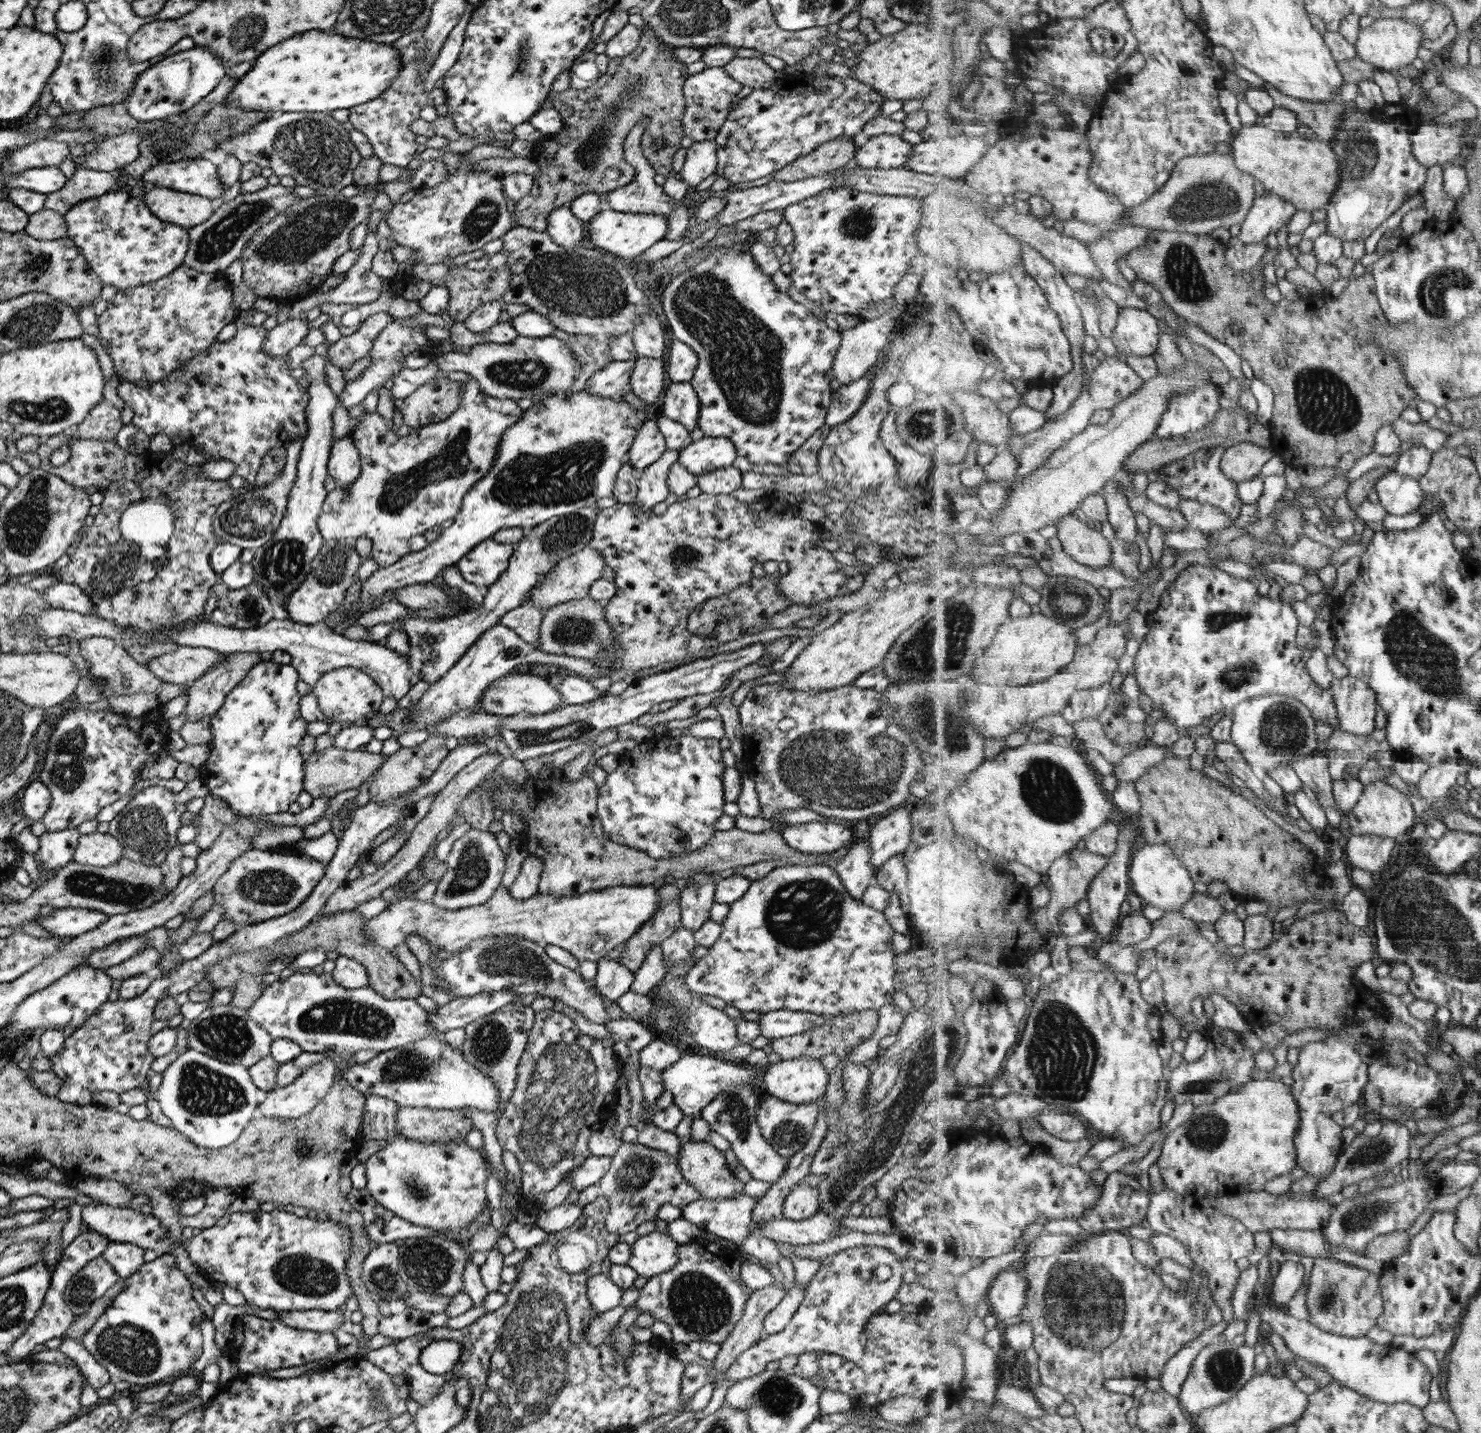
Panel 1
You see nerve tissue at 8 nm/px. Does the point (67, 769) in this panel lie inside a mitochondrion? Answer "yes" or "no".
yes

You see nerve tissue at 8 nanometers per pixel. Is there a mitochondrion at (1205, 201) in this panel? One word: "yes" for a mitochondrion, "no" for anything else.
yes

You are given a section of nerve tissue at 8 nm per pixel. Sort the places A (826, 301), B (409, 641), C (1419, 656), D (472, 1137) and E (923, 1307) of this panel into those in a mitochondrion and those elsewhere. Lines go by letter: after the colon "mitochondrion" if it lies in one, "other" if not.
A: other
B: other
C: mitochondrion
D: other
E: other

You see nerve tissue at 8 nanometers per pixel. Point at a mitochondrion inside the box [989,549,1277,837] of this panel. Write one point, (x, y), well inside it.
(1049, 790)

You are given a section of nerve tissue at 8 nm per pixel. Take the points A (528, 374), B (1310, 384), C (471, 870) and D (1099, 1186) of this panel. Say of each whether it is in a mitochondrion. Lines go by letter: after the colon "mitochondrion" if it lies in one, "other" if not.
A: mitochondrion
B: mitochondrion
C: mitochondrion
D: other

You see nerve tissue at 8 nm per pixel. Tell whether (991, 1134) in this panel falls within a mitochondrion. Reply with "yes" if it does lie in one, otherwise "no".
no

